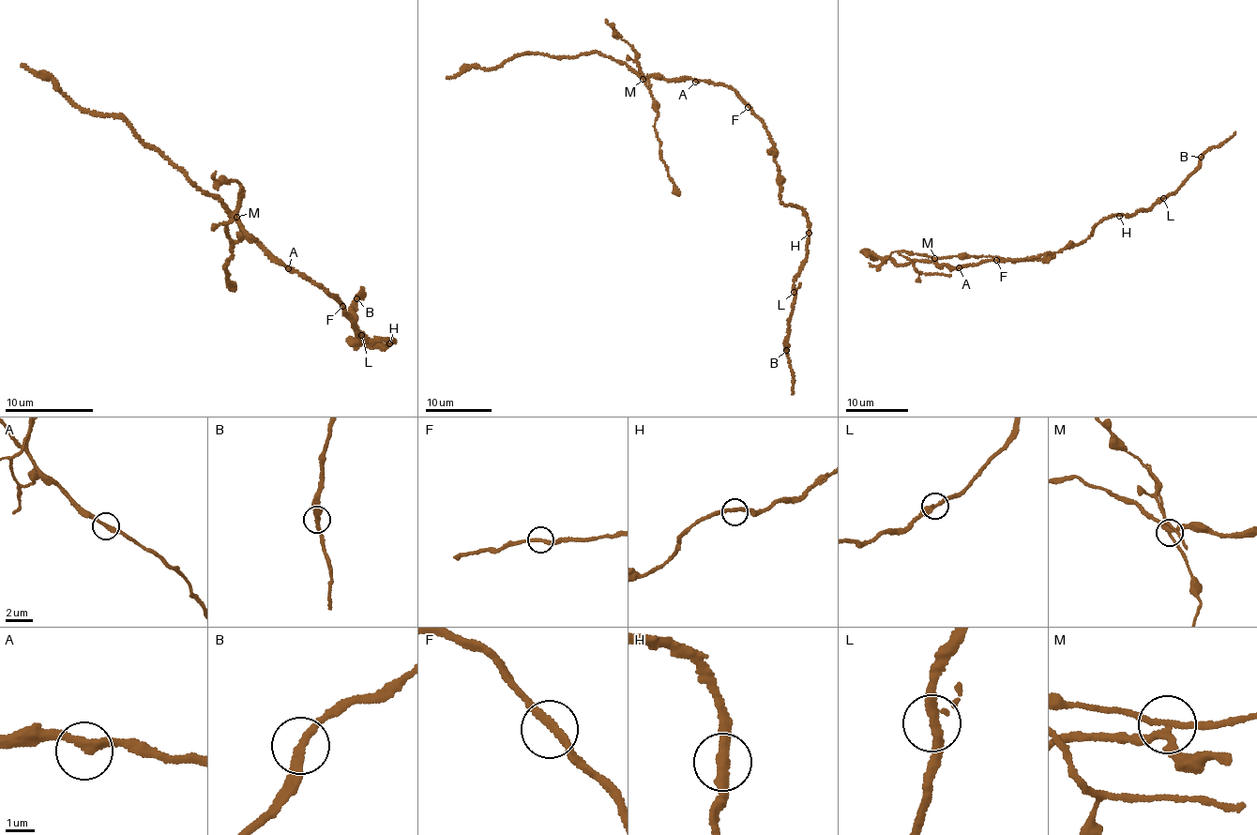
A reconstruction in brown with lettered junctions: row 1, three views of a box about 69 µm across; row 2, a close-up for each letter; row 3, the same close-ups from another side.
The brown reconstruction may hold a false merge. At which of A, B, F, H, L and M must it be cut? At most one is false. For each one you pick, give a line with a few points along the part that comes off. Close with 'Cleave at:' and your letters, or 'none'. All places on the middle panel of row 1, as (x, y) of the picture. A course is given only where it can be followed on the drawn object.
M: (643, 79), (657, 113), (655, 130), (659, 141), (659, 159), (679, 196)
Cleave at: M

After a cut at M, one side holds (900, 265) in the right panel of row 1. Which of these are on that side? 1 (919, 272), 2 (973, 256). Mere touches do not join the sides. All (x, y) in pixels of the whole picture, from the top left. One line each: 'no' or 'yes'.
1: no
2: no

